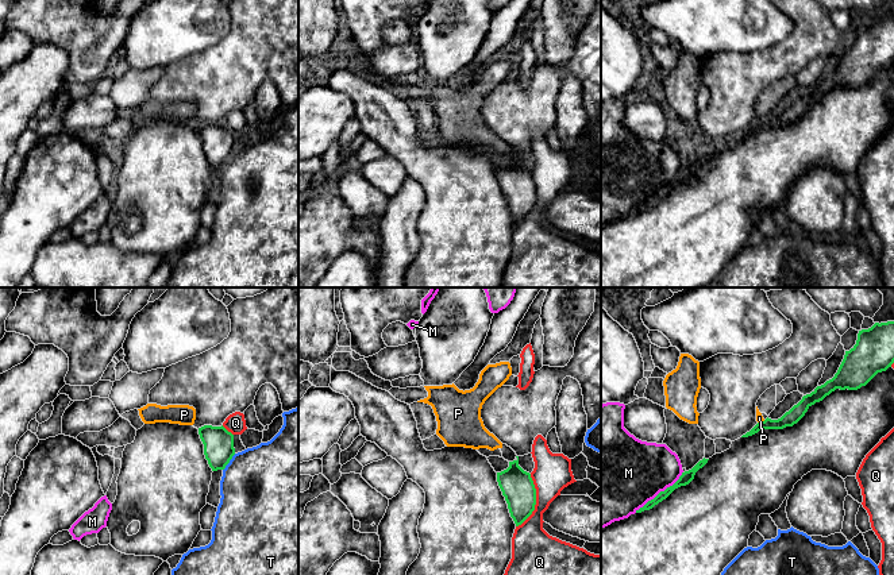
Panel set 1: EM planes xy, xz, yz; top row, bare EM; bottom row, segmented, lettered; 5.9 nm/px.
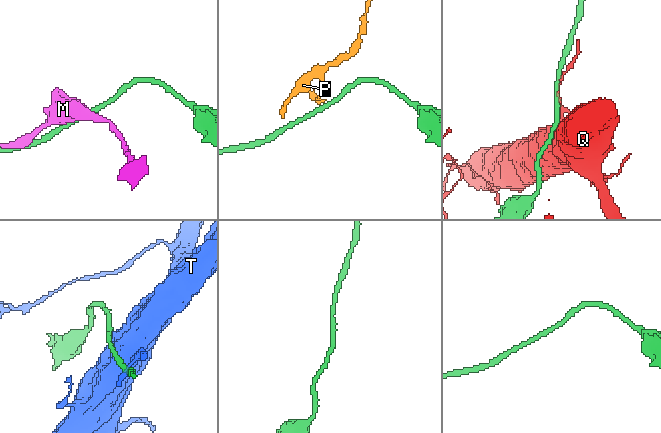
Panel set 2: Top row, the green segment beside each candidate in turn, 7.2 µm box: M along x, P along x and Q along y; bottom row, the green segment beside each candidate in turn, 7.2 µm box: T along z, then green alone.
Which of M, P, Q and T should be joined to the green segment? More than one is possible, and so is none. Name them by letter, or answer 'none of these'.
none of these

